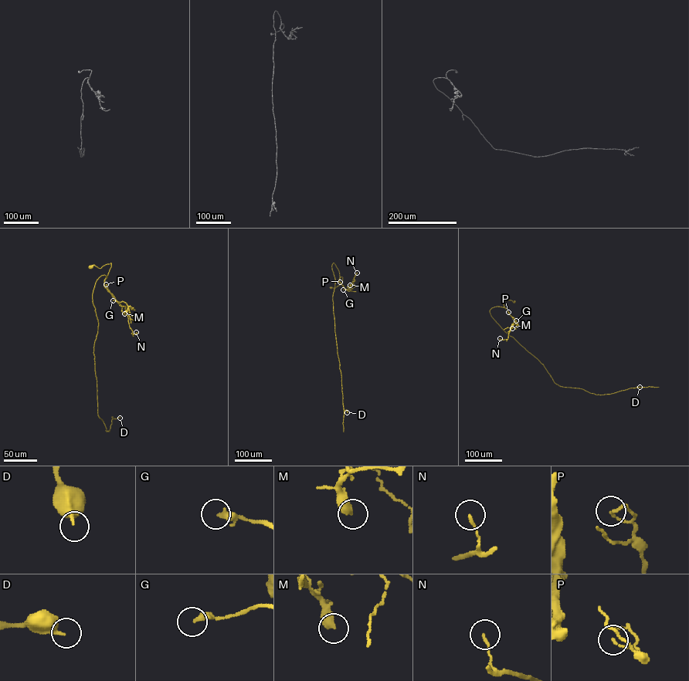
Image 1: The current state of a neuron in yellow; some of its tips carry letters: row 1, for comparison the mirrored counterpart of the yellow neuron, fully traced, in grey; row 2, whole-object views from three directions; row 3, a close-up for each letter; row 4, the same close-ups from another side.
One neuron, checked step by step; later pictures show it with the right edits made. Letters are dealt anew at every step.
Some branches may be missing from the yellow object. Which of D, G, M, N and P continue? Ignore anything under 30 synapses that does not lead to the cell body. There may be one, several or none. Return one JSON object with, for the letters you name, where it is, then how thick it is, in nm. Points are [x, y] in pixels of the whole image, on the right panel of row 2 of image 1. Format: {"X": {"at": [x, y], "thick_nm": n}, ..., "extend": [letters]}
{"extend": []}

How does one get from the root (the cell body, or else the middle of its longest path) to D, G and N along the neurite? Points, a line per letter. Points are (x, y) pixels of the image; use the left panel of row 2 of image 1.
D: (90, 266), (111, 263), (92, 295), (98, 323), (93, 347), (97, 415), (106, 431), (112, 419), (120, 418)
G: (90, 266), (94, 265), (100, 268), (111, 263), (104, 286), (117, 301), (113, 300)
N: (90, 266), (94, 265), (100, 268), (111, 262), (104, 286), (117, 301), (126, 303), (131, 333), (136, 332)

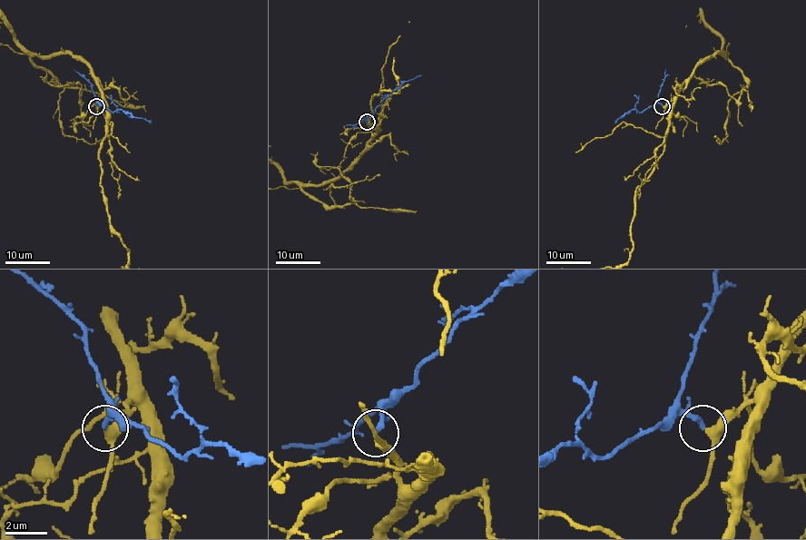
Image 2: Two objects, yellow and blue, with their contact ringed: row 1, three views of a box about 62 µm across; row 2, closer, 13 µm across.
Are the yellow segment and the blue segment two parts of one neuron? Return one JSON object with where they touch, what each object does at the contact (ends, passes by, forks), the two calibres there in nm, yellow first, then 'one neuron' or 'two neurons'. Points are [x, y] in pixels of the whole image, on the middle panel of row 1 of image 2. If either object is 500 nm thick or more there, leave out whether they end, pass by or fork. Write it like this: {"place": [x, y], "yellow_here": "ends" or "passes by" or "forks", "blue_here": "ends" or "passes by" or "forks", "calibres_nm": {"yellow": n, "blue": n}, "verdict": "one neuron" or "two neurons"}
{"place": [367, 122], "yellow_here": "passes by", "blue_here": "ends", "calibres_nm": {"yellow": 320, "blue": 280}, "verdict": "one neuron"}

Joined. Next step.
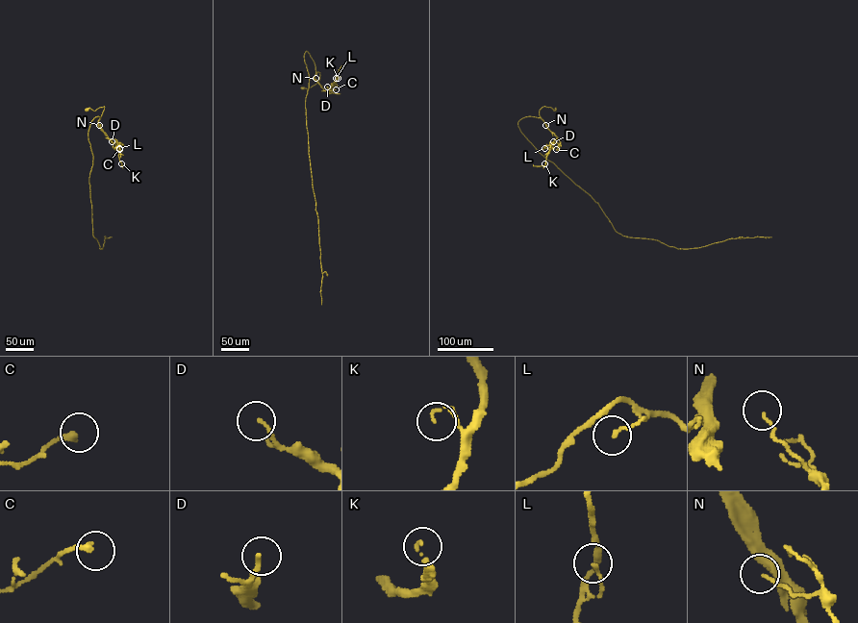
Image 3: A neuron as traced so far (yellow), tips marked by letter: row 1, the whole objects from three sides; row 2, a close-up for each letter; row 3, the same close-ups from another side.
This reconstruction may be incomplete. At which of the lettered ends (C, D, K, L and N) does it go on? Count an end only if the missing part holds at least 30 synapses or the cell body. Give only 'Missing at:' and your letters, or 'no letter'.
Missing at: no letter

